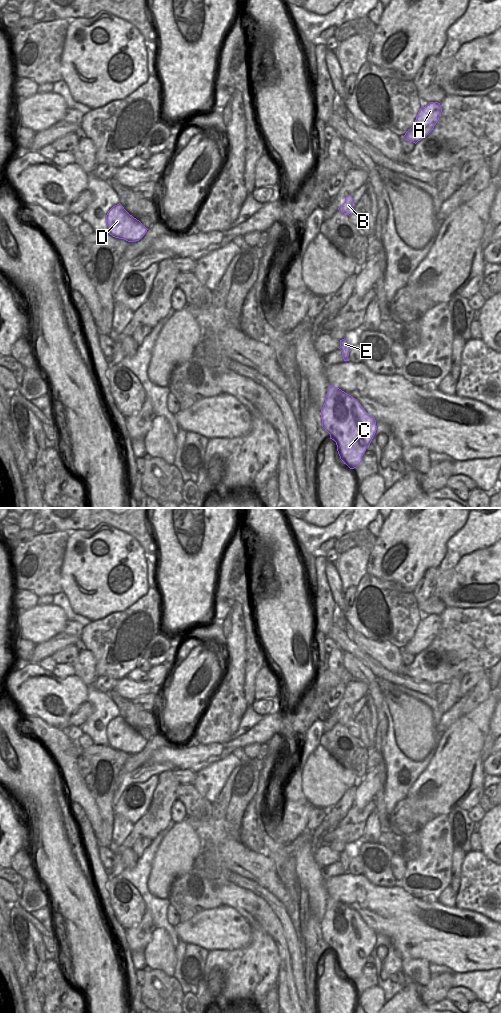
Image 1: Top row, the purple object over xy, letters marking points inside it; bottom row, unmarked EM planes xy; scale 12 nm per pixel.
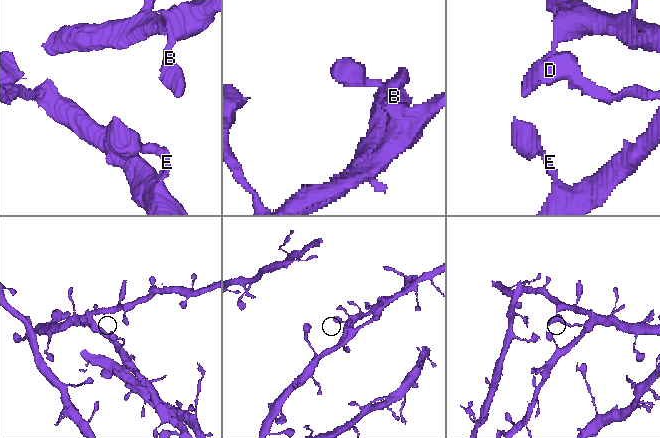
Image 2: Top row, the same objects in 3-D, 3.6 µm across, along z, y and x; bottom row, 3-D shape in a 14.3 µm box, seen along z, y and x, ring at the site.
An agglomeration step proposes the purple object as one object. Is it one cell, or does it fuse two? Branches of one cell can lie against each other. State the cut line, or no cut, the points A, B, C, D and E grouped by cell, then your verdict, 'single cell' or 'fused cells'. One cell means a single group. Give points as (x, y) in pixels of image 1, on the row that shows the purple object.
no cut; A B C D E; single cell

